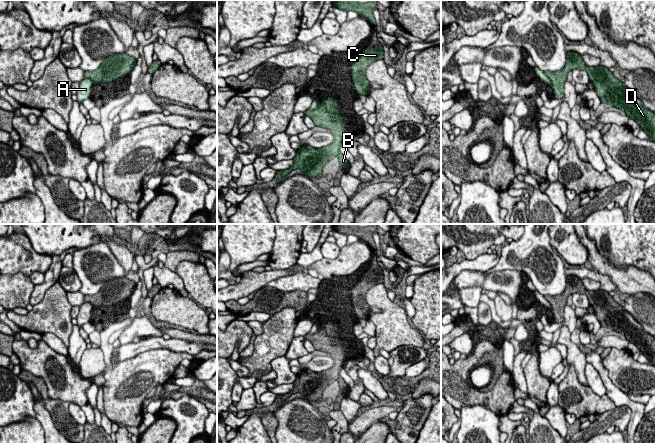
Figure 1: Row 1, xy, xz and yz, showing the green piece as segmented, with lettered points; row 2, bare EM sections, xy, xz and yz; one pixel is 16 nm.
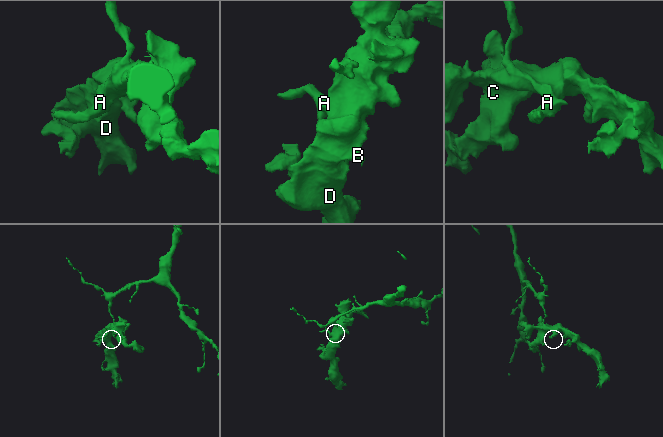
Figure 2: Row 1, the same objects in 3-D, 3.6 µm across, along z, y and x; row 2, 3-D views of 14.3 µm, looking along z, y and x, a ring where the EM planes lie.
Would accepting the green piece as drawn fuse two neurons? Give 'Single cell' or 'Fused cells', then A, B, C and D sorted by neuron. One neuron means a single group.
Fused cells. Groups: A / B C D

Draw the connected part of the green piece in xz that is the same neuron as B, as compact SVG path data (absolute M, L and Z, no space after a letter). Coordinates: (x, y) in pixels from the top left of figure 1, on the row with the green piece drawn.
M328 96L323 104L318 105L315 110L307 110L305 115L313 120L315 126L329 129L335 141L320 149L303 145L293 158L293 165L289 169L278 171L275 175L279 182L283 182L286 179L286 175L295 169L301 169L307 178L321 177L323 176L324 165L334 157L338 158L340 166L346 165L346 172L350 166L340 151L340 146L347 137L347 130L343 123L343 116L340 113L338 103L333 97Z

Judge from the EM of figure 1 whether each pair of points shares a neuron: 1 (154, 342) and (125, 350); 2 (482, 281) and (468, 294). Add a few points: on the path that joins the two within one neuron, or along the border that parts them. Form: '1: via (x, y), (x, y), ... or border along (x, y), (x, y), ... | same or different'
1: via (147, 344), (132, 349) | same
2: border along (459, 288), (480, 286), (483, 289) | different

